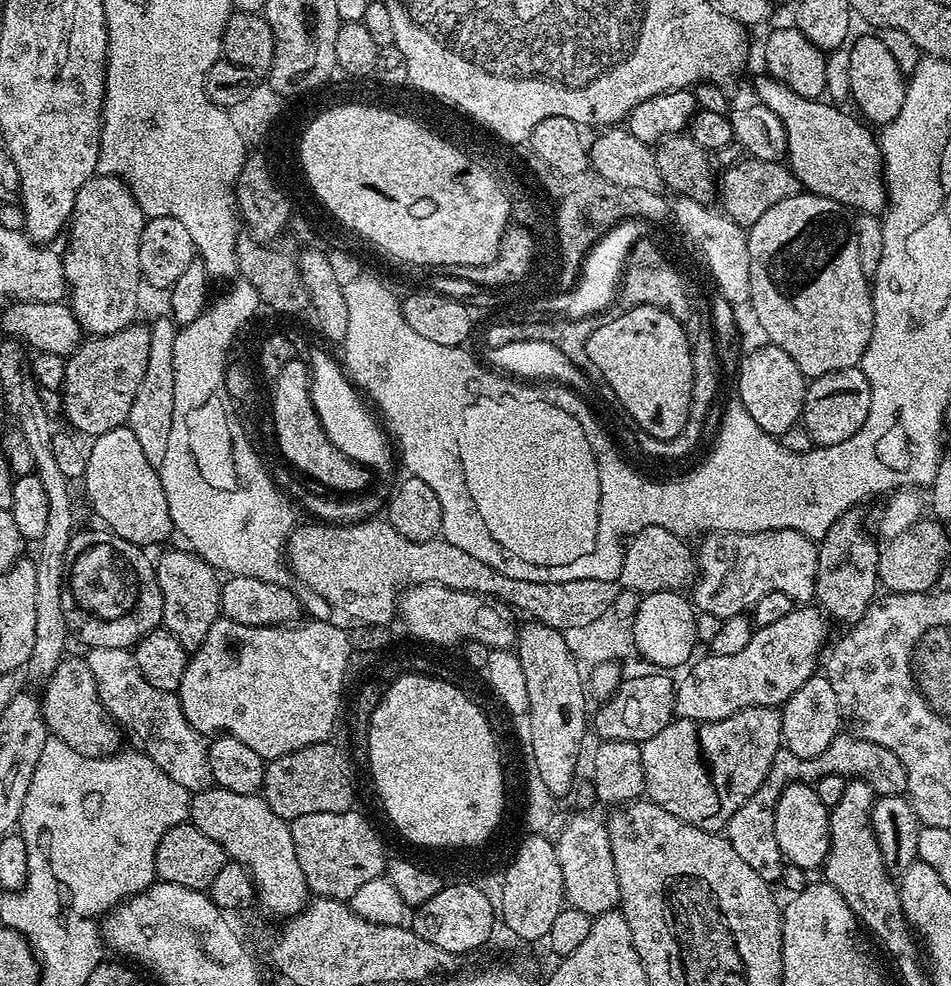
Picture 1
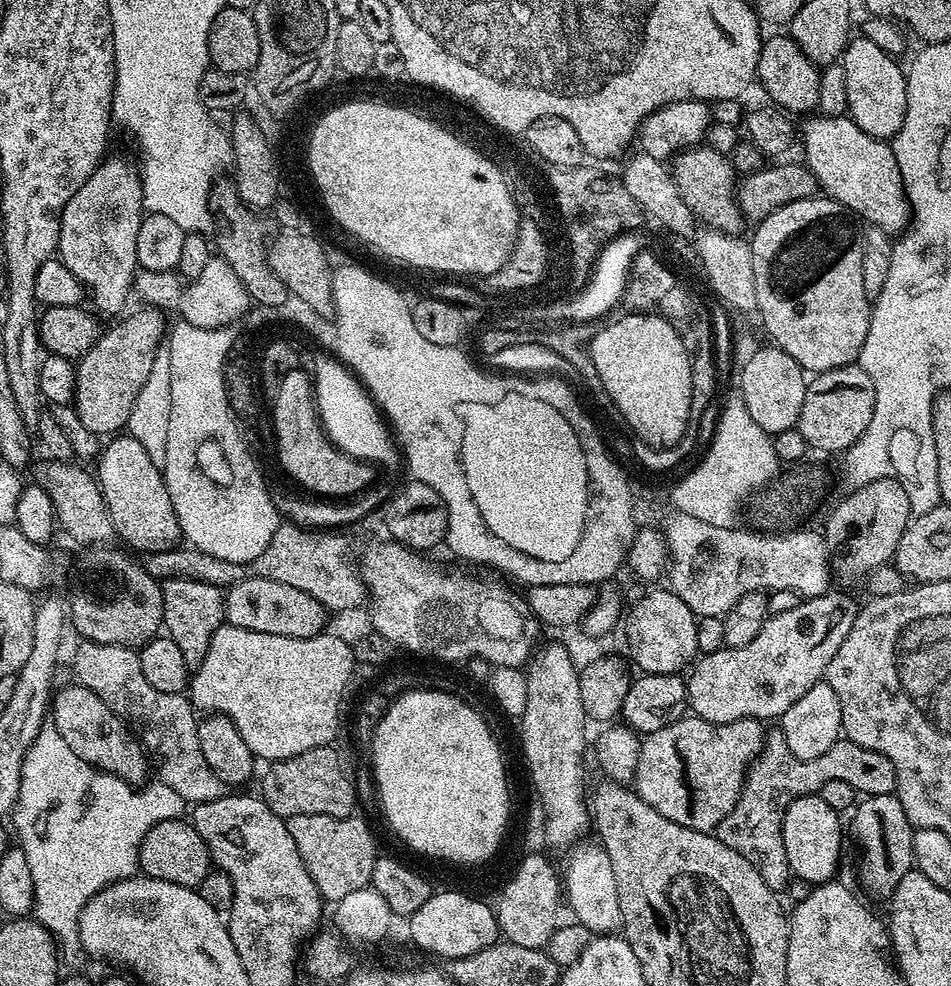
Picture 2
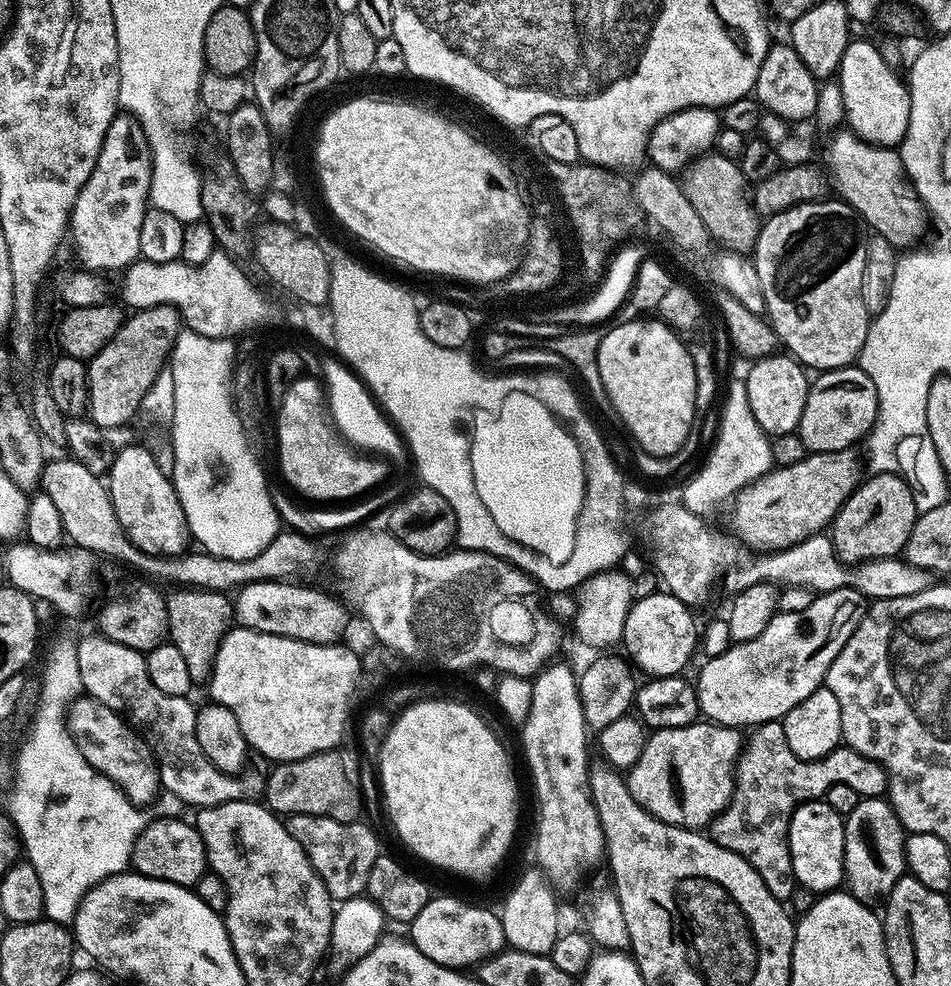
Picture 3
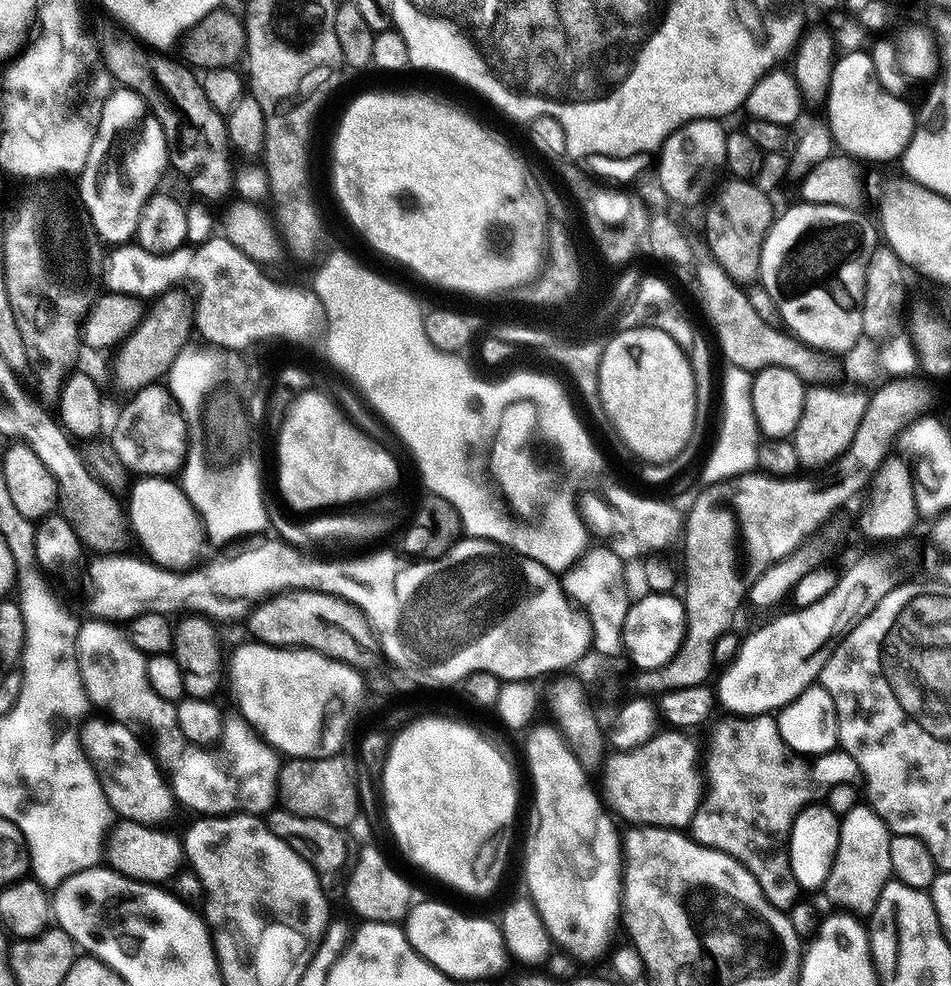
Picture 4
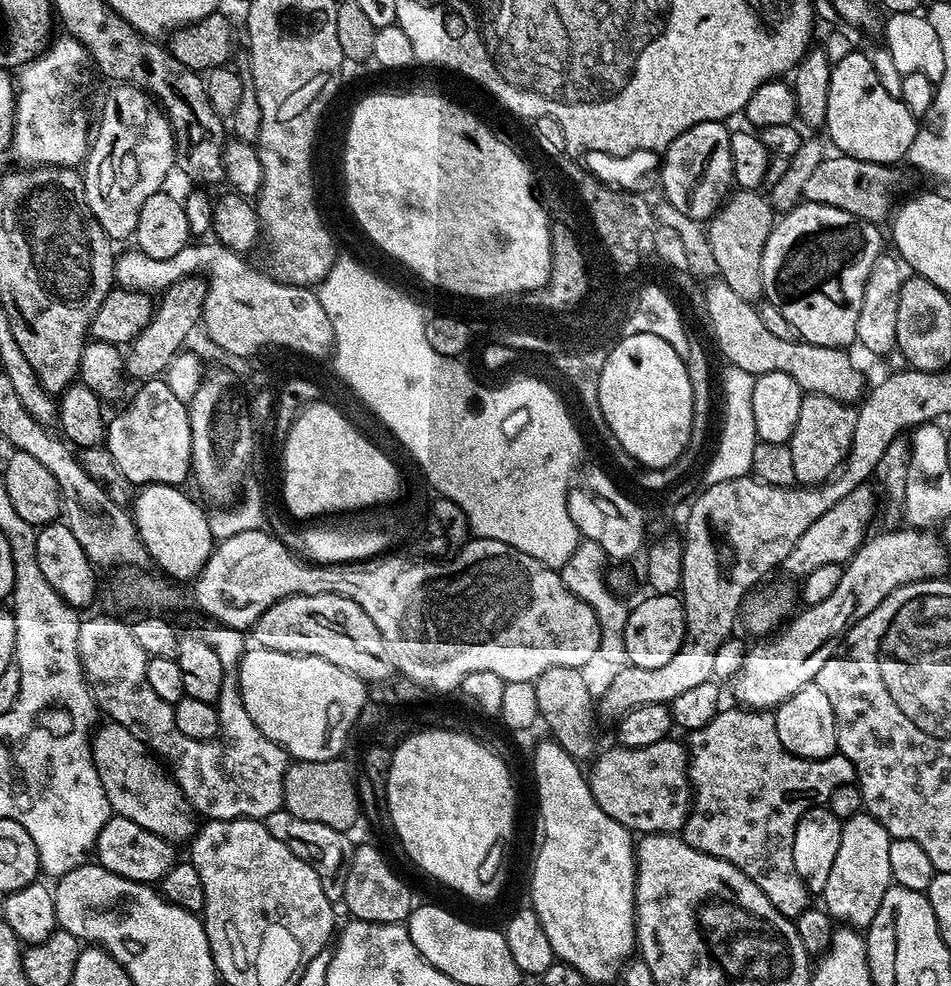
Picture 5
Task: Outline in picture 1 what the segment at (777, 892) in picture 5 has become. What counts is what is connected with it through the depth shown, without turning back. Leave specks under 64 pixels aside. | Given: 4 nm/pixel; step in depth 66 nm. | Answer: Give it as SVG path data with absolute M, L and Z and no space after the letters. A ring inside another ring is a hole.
M842 730L836 735L834 742L830 742L830 746L826 746L826 750L822 750L822 754L814 758L798 758L798 754L780 747L778 754L774 754L774 762L762 786L758 786L758 790L754 790L754 794L750 794L750 798L742 802L738 810L734 810L726 829L726 838L730 846L734 846L742 862L747 862L756 871L758 878L776 882L784 874L786 861L778 846L778 837L774 835L774 814L778 810L778 798L784 787L797 782L815 782L830 774L865 780L872 785L877 797L902 796L908 791L906 766L902 766L902 758L898 758L894 750L886 750L886 746L878 746L878 742L858 738L852 735L851 731Z

